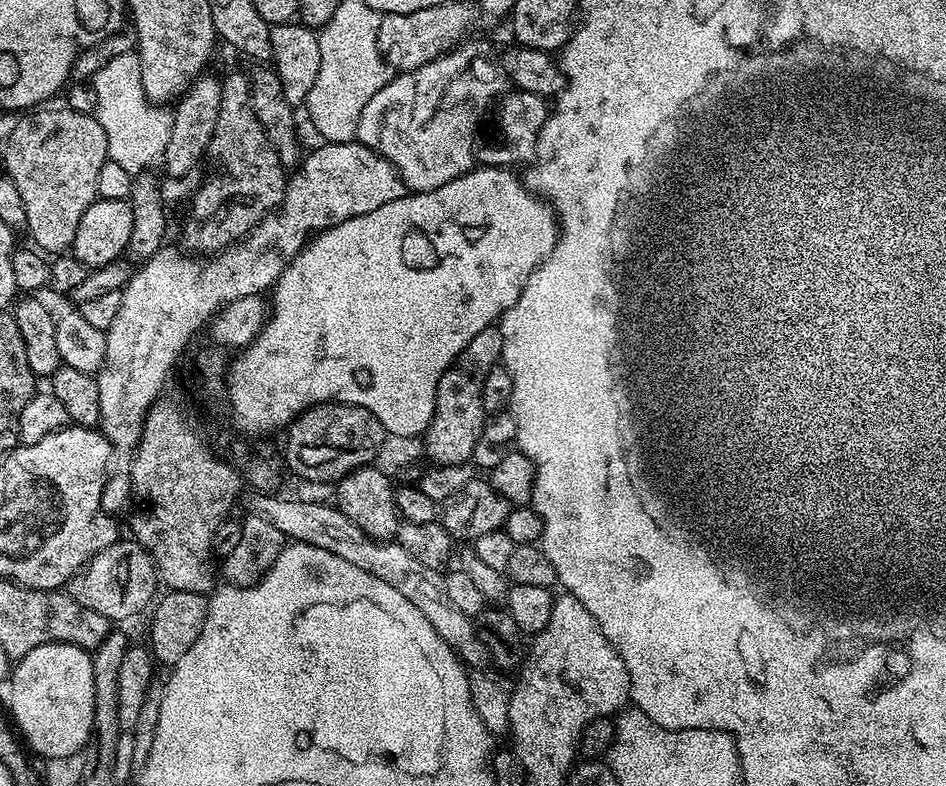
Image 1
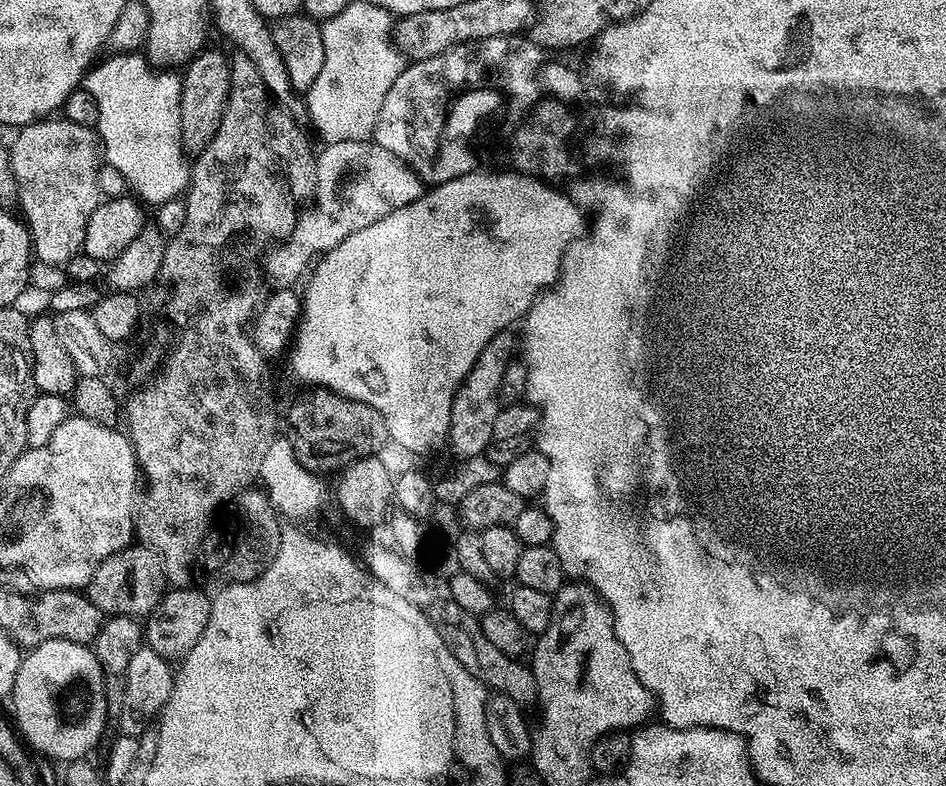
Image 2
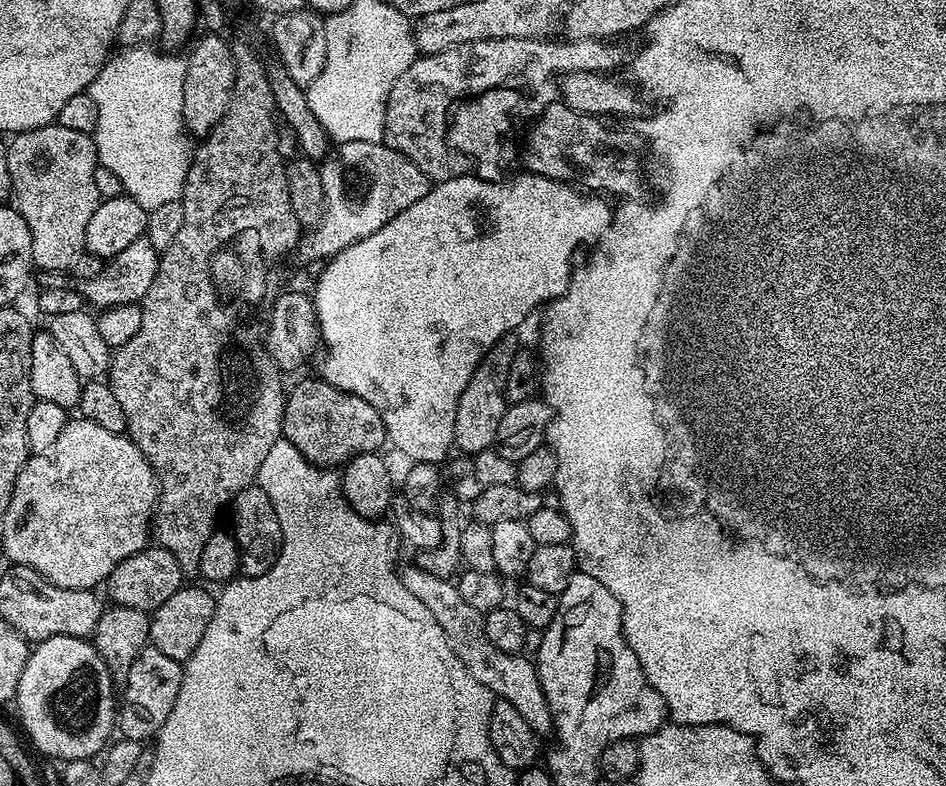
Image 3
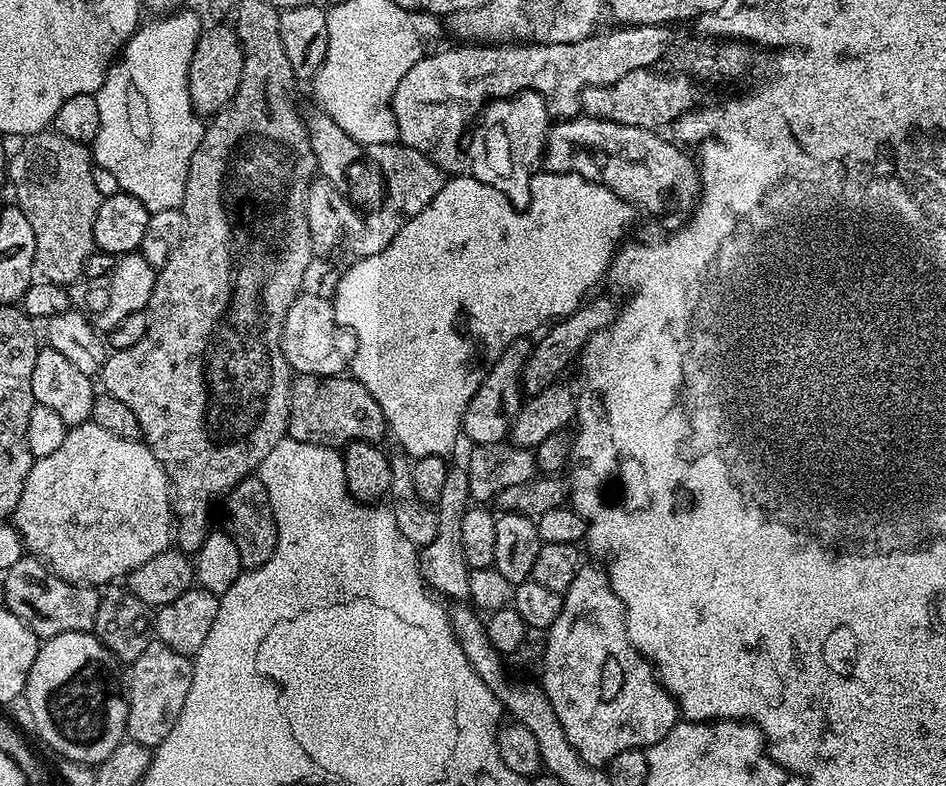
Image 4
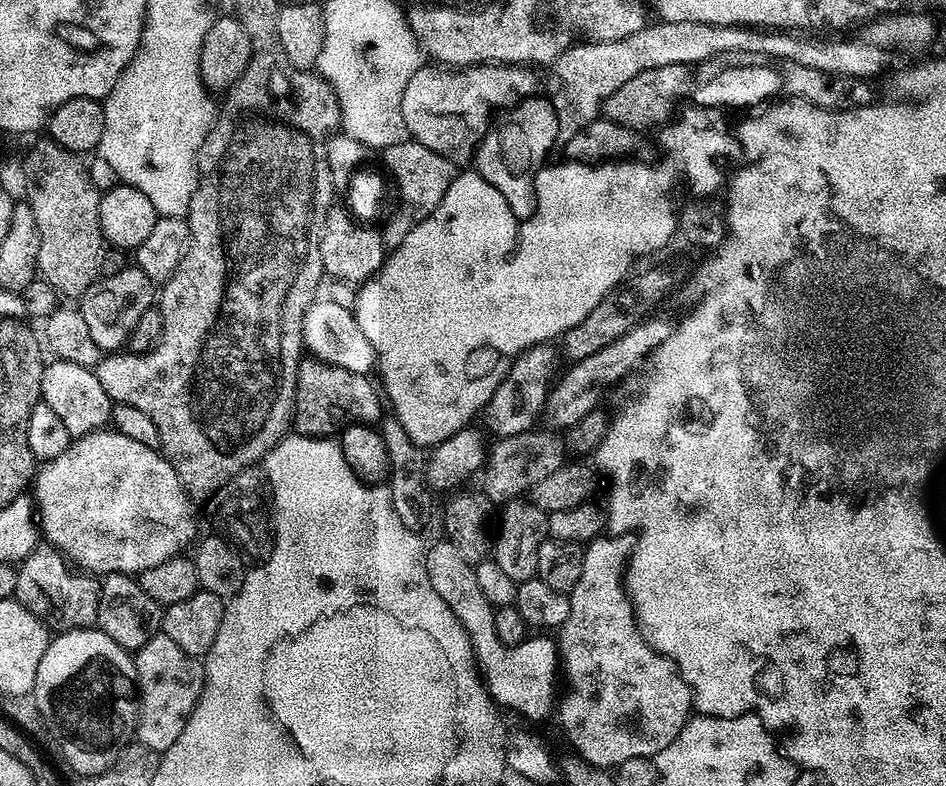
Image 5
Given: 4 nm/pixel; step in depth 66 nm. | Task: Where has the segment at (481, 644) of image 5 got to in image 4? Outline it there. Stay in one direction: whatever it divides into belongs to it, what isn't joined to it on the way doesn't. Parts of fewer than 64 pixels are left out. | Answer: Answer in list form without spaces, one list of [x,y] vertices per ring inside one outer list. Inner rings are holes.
[[[449,467],[446,483],[442,486],[442,494],[438,501],[438,515],[440,517],[438,534],[434,538],[434,542],[430,542],[423,548],[422,564],[426,569],[424,582],[429,589],[435,590],[441,597],[450,596],[454,602],[467,601],[472,595],[470,571],[466,570],[462,554],[462,518],[469,507],[468,473],[463,467]]]

